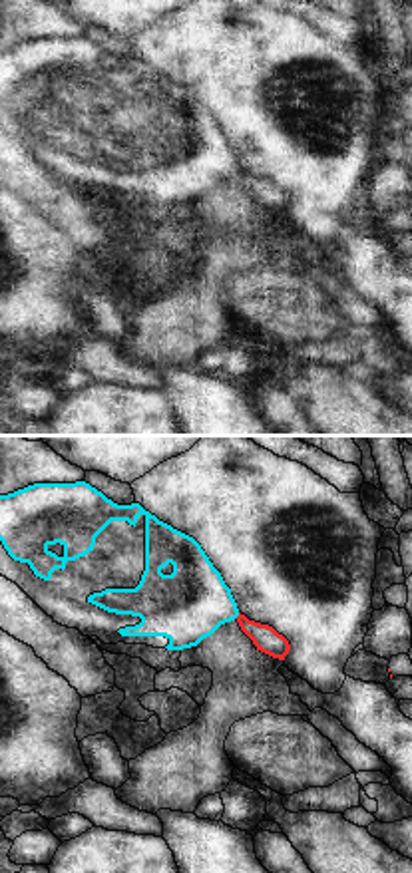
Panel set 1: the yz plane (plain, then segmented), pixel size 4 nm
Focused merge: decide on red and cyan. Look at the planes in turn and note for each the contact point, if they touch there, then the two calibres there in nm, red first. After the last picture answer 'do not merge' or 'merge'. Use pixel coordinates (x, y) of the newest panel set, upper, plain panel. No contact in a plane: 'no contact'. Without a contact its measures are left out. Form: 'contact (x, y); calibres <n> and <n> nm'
contact (239, 170); calibres 100 and 300 nm

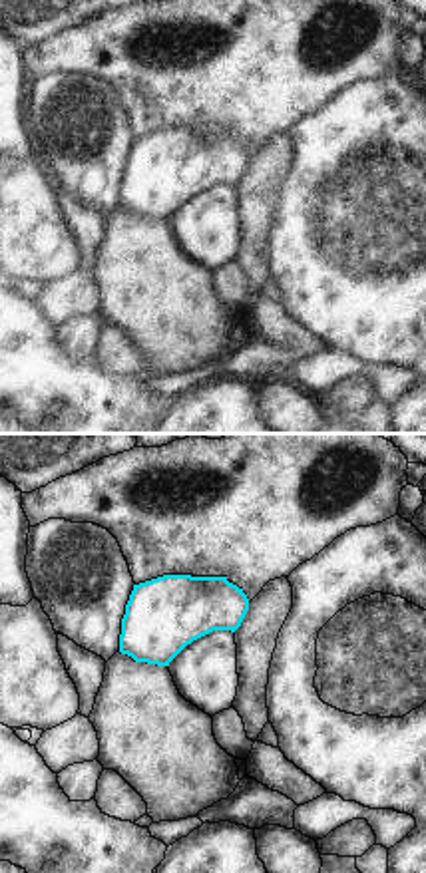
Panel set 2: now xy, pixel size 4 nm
no contact

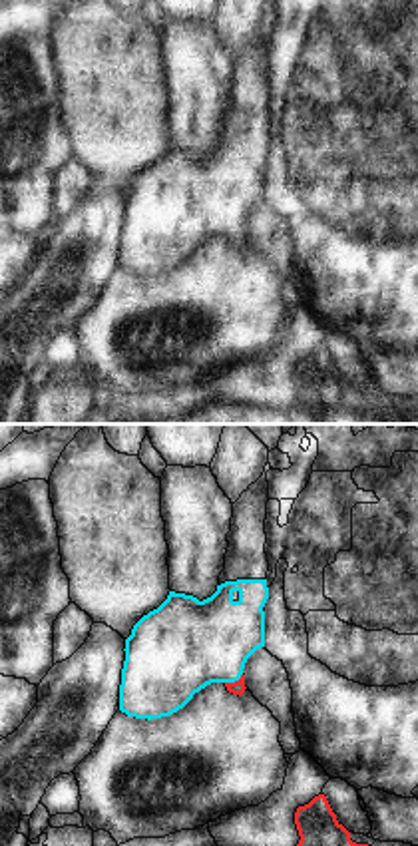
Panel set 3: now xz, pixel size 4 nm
contact (235, 235); calibres 60 and 360 nm

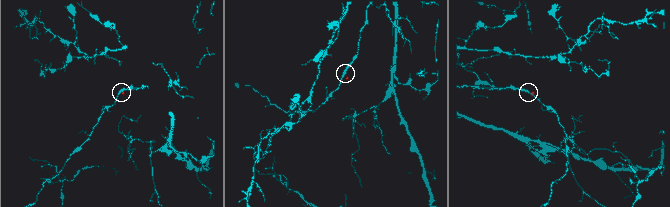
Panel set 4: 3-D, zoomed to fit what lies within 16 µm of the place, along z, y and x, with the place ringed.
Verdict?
merge

